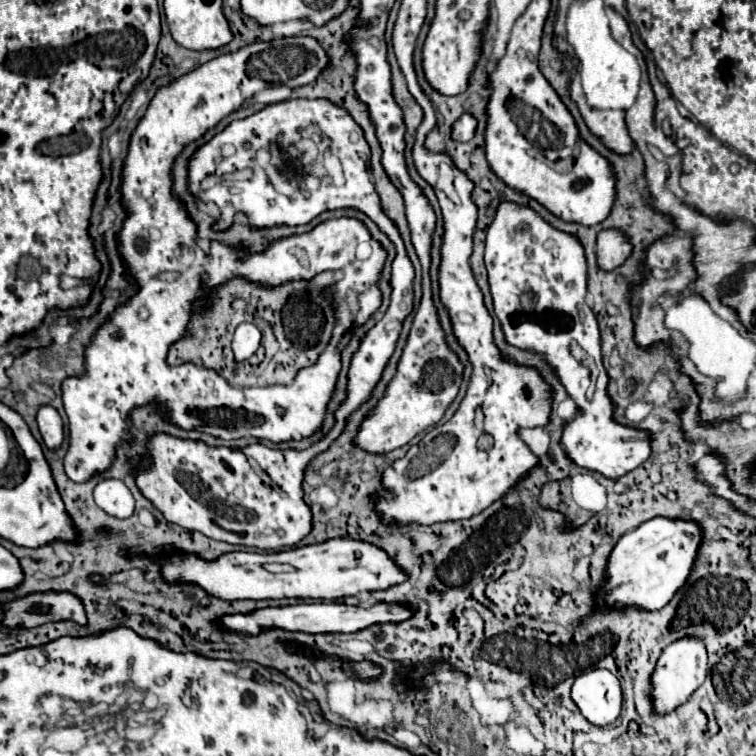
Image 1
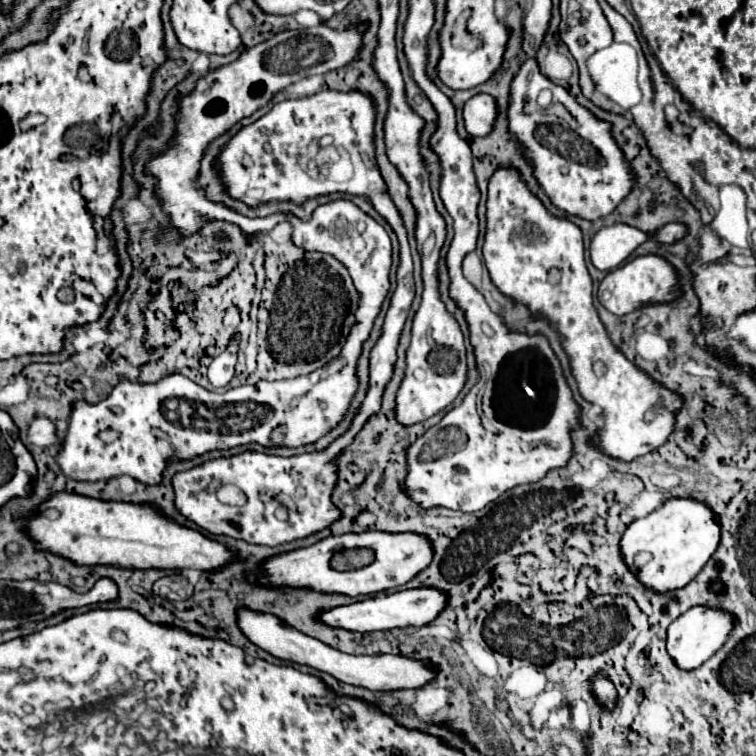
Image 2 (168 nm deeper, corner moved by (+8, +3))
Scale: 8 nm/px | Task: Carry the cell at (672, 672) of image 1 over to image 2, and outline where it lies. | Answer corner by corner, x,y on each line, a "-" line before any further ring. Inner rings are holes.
693,606
669,626
667,650
679,668
693,670
693,668
701,666
705,660
709,660
727,642
731,630
735,628
735,622
737,622
737,618
727,610
719,610
719,608
711,608
711,606

